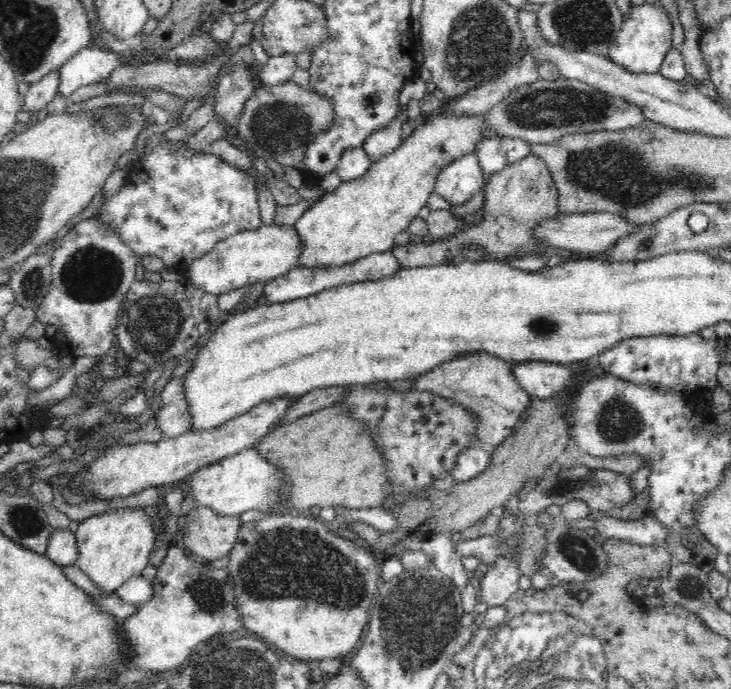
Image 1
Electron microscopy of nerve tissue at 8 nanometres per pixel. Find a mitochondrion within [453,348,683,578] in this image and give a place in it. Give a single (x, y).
(617, 421)

